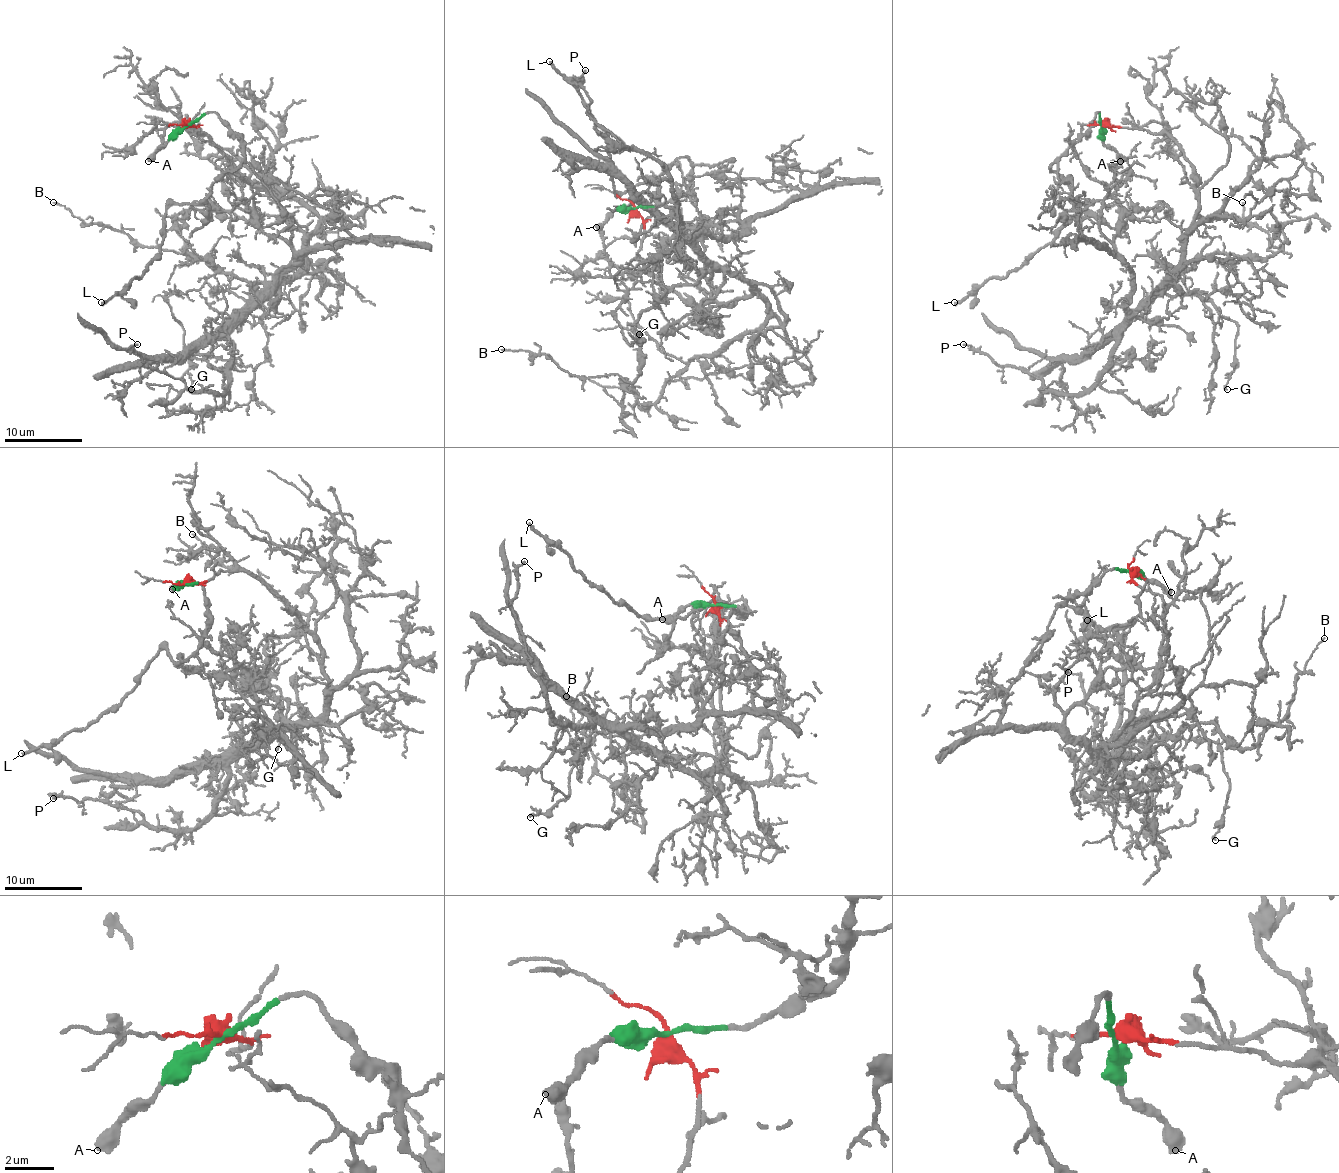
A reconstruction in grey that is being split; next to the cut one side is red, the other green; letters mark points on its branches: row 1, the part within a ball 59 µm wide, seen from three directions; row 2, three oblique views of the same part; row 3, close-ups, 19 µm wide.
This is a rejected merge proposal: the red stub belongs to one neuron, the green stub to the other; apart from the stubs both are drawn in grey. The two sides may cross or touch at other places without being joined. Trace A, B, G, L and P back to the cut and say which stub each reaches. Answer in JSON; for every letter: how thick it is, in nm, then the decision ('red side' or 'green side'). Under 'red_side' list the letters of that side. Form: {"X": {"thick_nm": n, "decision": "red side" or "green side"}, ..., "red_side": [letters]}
{"A": {"thick_nm": 550, "decision": "green side"}, "B": {"thick_nm": 110, "decision": "red side"}, "G": {"thick_nm": 170, "decision": "red side"}, "L": {"thick_nm": 280, "decision": "green side"}, "P": {"thick_nm": 150, "decision": "red side"}, "red_side": ["B", "G", "P"]}

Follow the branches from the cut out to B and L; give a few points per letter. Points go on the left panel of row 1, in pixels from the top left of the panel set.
B: (186, 124), (303, 233), (291, 275), (217, 272), (52, 202)
L: (186, 124), (215, 113), (239, 134), (244, 159), (196, 204), (171, 206), (161, 252), (140, 277), (101, 303)

